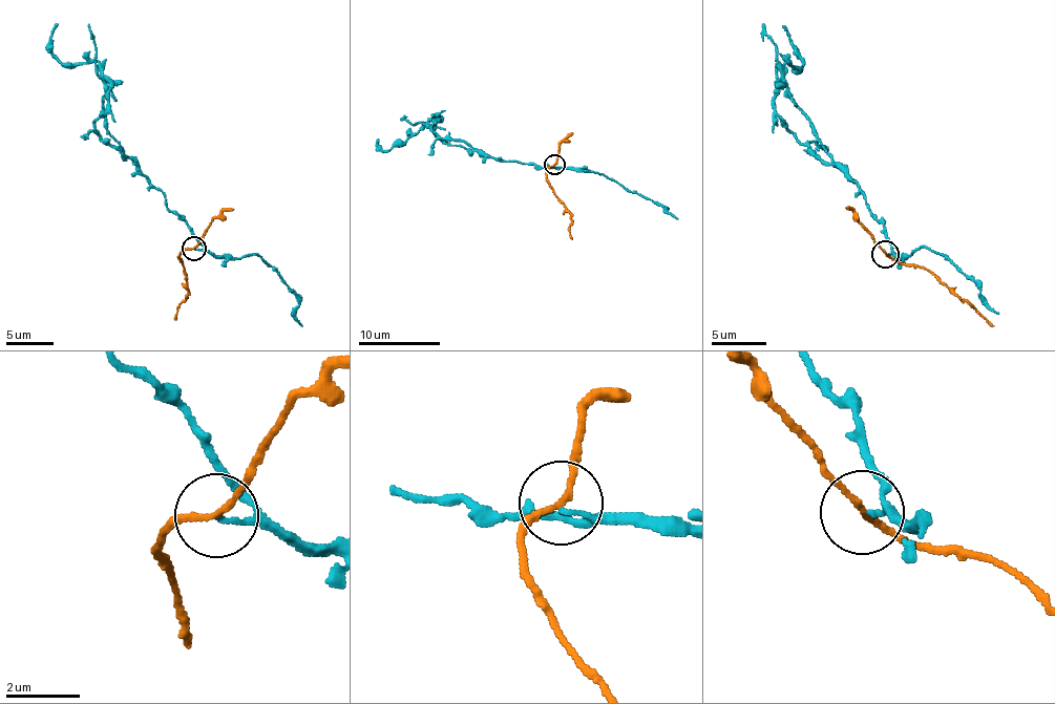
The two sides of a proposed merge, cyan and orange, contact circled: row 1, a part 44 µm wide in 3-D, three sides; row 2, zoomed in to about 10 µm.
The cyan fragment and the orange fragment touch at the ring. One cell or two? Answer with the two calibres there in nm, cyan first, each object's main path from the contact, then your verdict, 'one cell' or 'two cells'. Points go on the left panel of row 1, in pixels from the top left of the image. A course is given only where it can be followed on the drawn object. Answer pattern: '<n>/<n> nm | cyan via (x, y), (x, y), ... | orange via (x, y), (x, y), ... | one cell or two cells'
110/140 nm | cyan via (194, 249), (203, 244), (111, 134), (95, 61), (66, 64), (57, 58), (49, 36), (57, 23) | orange via (194, 249), (178, 255), (188, 290), (175, 319) | two cells

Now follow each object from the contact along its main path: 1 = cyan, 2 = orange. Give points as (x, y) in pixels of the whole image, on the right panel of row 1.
1: (886, 254), (883, 224), (788, 97), (786, 63), (803, 63), (783, 25)
2: (886, 254), (925, 268), (994, 325)

